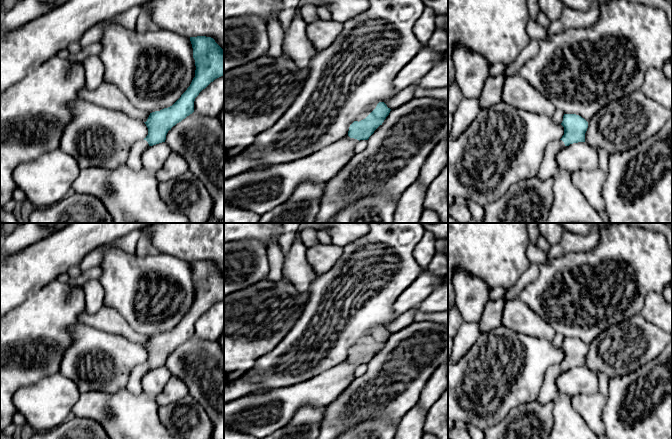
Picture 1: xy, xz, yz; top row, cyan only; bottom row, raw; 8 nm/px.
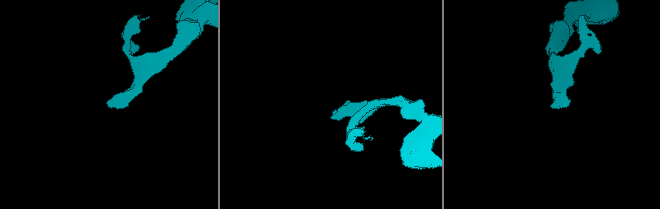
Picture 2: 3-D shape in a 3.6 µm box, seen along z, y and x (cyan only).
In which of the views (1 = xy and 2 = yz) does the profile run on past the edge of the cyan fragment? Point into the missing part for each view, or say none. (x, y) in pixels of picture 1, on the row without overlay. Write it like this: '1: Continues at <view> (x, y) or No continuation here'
1: Continues at xy (134, 386)
2: Continues at yz (549, 392)

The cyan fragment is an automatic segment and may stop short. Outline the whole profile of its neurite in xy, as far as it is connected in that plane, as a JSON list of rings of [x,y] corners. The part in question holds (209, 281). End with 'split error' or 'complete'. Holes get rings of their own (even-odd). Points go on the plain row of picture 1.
[[[190,261],[190,265],[196,290],[195,301],[172,330],[150,337],[144,346],[148,352],[148,359],[131,369],[126,386],[134,395],[143,393],[143,376],[149,370],[165,366],[168,355],[194,336],[194,325],[199,317],[224,299],[224,273],[211,261]]] | split error

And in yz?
[[[564,338],[561,349],[564,351],[564,359],[548,369],[537,397],[541,404],[555,401],[558,397],[556,380],[560,374],[573,367],[585,366],[588,346],[584,342],[576,338]]] | split error

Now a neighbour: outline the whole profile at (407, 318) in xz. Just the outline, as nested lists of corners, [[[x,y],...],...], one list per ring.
[[[409,309],[405,313],[401,314],[397,319],[388,324],[385,328],[390,333],[398,332],[410,324],[414,323],[414,315],[416,309]]]

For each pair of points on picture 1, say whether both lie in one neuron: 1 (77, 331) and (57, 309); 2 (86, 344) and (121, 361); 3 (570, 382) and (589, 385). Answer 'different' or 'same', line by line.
1: different
2: same
3: same

